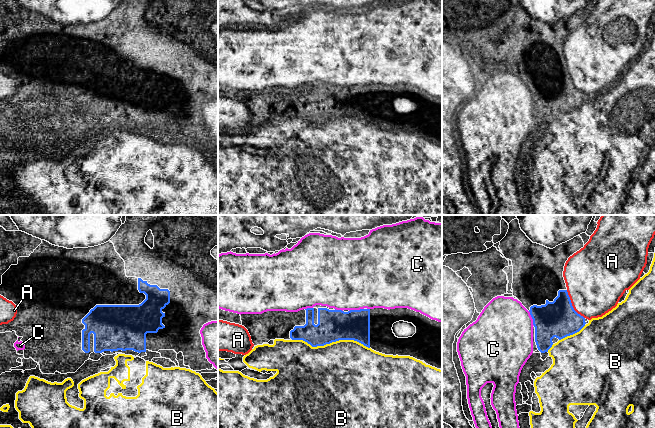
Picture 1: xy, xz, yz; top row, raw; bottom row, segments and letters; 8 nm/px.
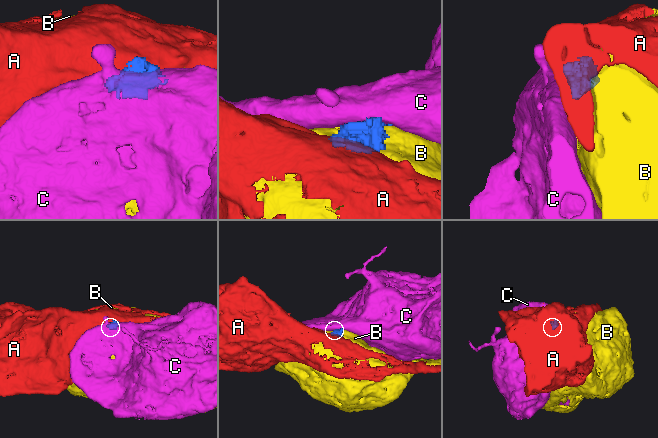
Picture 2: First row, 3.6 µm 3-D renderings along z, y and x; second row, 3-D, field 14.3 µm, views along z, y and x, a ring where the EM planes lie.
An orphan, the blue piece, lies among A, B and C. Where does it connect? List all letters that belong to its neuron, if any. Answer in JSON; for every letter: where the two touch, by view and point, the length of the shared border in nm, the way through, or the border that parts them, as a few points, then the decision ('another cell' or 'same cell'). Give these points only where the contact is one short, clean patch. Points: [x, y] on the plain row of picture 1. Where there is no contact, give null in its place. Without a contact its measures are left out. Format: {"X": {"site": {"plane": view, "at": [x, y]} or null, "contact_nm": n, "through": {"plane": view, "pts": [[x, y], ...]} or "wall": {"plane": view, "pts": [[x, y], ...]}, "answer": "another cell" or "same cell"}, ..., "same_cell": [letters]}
{"A": {"site": {"plane": "yz", "at": [571, 81]}, "contact_nm": 280, "answer": "another cell"}, "B": {"site": {"plane": "xz", "at": [331, 118]}, "contact_nm": 650, "answer": "another cell"}, "C": {"site": {"plane": "xz", "at": [356, 86]}, "contact_nm": 120, "answer": "another cell"}, "same_cell": []}

